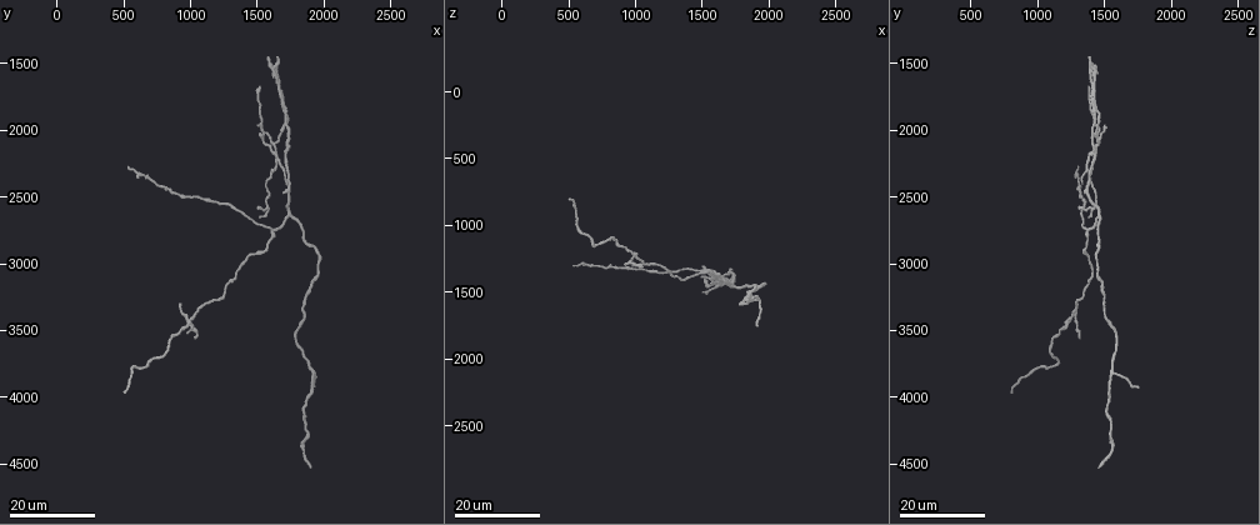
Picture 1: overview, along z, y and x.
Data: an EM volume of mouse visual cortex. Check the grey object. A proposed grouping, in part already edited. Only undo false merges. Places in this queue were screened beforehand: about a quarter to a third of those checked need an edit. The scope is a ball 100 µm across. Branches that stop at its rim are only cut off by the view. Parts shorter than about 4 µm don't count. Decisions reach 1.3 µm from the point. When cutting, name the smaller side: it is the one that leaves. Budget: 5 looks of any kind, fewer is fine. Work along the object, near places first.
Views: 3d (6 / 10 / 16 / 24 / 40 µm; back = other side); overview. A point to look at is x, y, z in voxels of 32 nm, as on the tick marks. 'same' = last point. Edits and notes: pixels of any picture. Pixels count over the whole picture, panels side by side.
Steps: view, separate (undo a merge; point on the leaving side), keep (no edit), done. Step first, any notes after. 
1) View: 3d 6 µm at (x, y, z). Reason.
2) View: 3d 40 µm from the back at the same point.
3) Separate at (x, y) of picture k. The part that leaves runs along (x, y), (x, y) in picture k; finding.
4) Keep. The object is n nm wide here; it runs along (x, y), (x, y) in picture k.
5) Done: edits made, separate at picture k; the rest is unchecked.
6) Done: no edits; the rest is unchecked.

View: 3d 24 µm at (1000, 3440, 1260). Looks like a crossing.

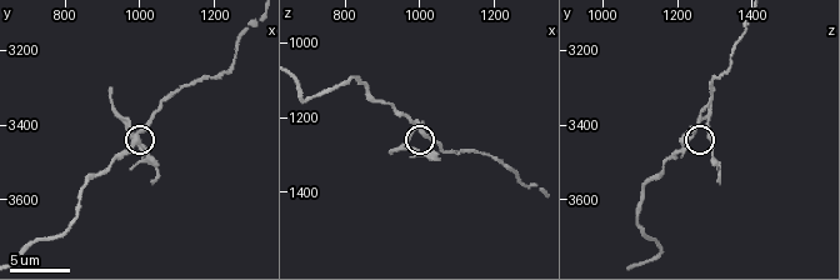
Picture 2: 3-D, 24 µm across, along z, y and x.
View: 3d 6 µm at (990, 3430, 1240). Zoom in.

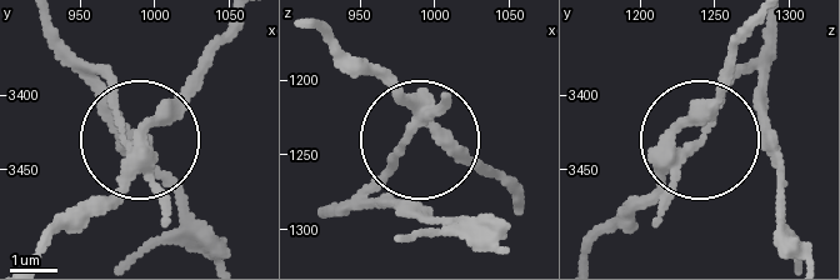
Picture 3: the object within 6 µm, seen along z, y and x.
Separate at (115, 106) of picture 3. 4 arms meet here; a second neuron is stuck on.

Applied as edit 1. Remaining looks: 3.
View: 3d 16 µm at (1620, 2760, 1380). Small branch off a trunk.

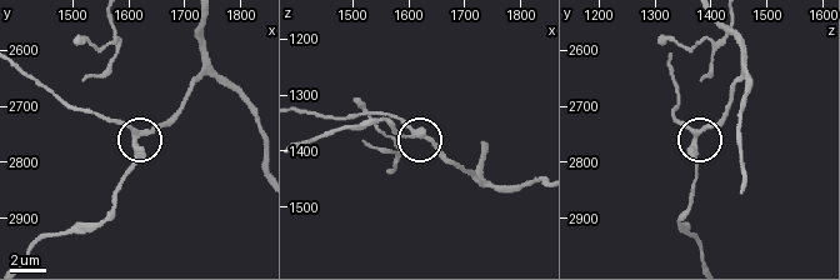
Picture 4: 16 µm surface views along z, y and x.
View: 3d 6 µm at (1610, 2745, 1370).

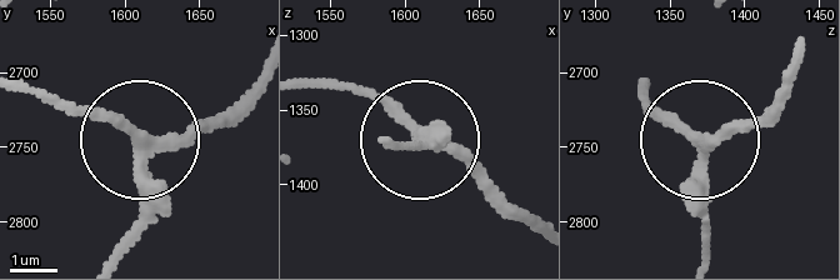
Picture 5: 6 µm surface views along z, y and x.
Keep. The object is 260 nm wide here; it runs along (536, 233), (336, 80) in picture 5; one neuron here.

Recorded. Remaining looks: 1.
Done: edits made, separate at picture 3; the rest is unchecked.

